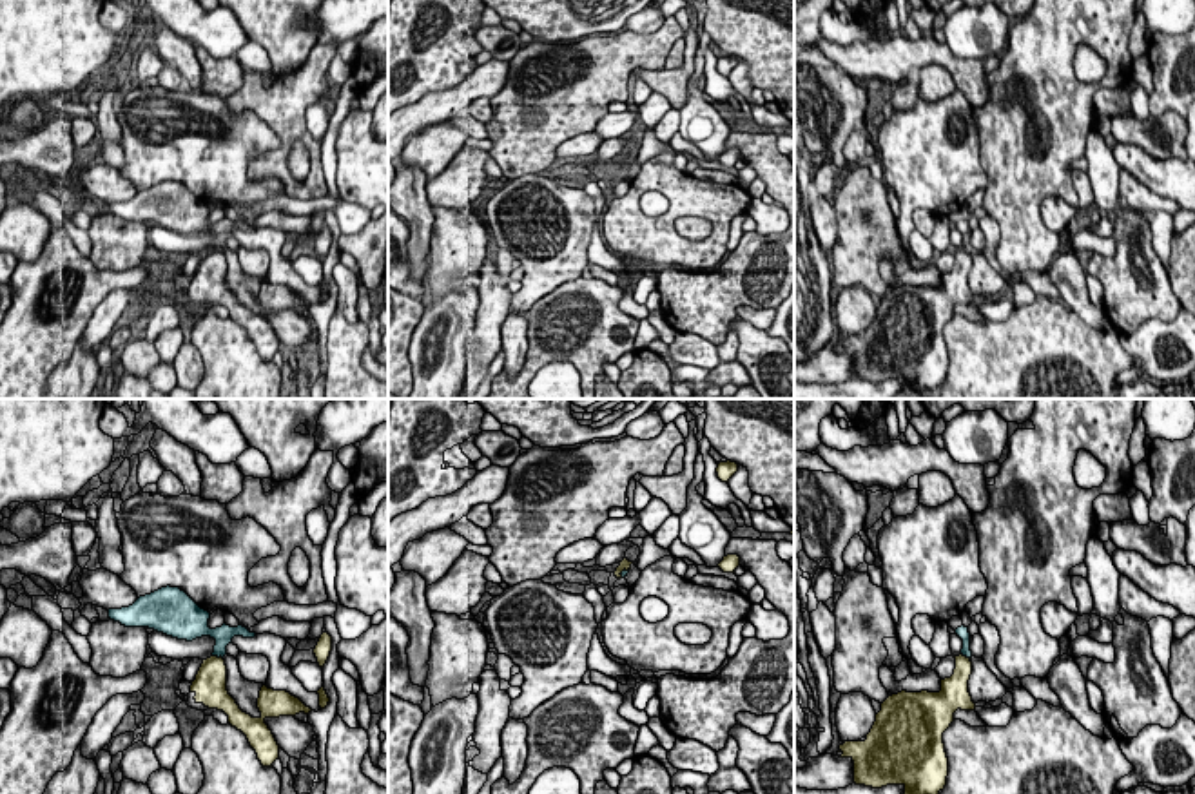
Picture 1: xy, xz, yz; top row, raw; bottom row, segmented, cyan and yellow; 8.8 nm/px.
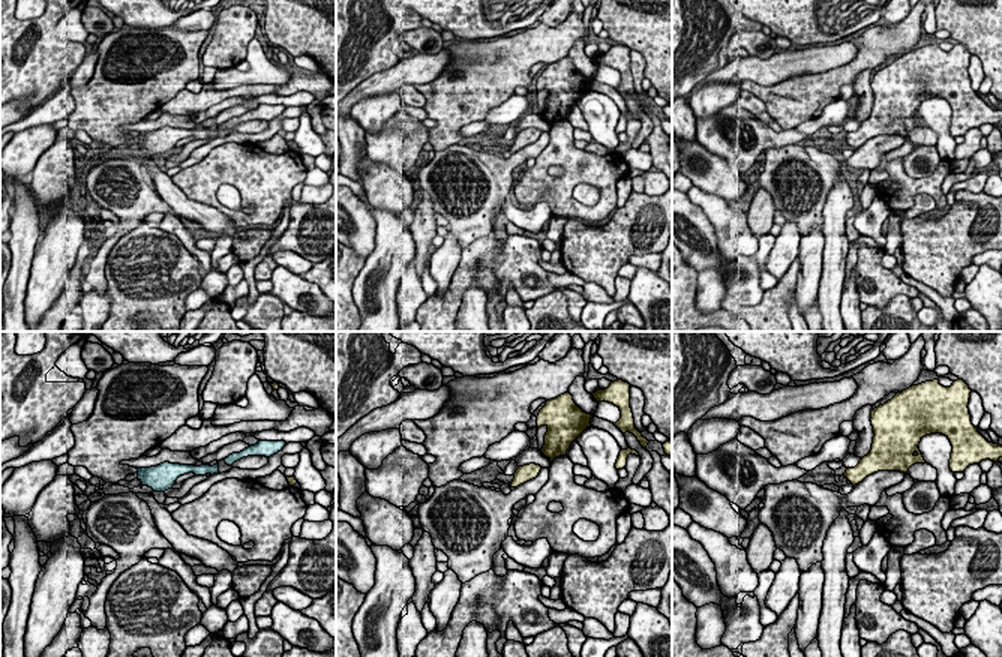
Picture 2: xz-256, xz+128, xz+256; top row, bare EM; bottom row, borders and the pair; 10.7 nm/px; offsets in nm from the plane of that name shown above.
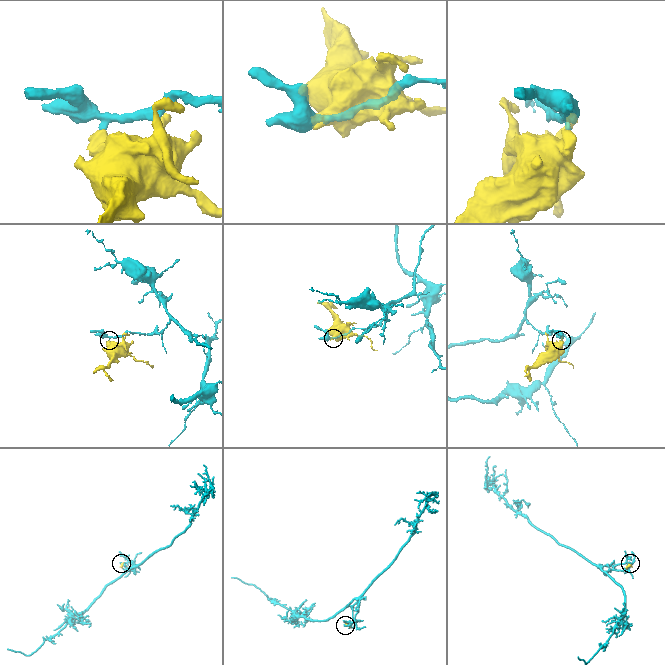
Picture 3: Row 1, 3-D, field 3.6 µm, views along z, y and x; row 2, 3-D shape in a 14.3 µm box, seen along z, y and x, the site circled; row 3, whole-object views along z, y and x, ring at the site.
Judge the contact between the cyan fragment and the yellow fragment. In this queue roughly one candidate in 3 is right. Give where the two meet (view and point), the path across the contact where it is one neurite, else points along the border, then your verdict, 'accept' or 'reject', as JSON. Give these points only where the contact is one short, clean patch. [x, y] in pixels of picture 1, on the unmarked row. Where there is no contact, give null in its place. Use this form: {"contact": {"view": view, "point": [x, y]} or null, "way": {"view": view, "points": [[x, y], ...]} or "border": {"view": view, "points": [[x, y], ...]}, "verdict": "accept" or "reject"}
{"contact": {"view": "xy", "point": [218, 251]}, "border": {"view": "xy", "points": [[213, 249], [222, 252]]}, "verdict": "reject"}

